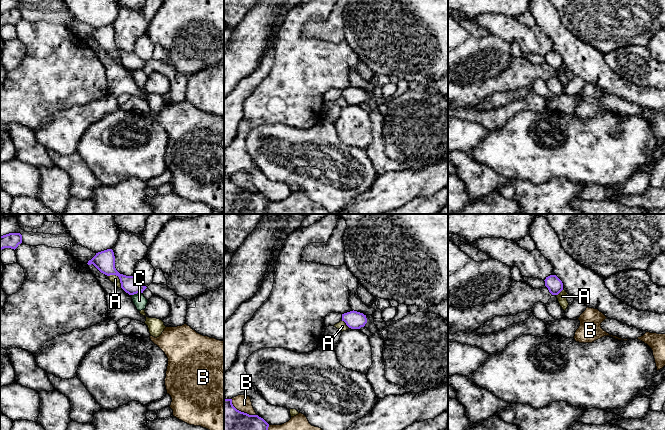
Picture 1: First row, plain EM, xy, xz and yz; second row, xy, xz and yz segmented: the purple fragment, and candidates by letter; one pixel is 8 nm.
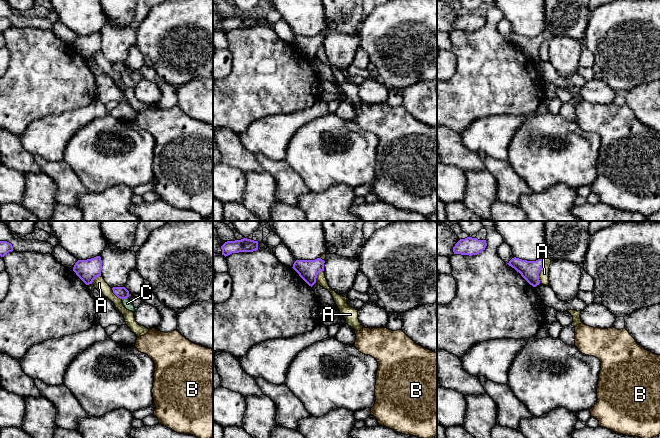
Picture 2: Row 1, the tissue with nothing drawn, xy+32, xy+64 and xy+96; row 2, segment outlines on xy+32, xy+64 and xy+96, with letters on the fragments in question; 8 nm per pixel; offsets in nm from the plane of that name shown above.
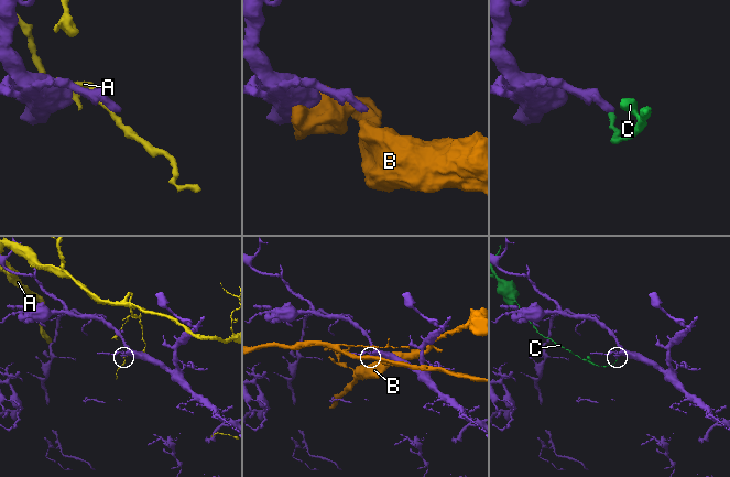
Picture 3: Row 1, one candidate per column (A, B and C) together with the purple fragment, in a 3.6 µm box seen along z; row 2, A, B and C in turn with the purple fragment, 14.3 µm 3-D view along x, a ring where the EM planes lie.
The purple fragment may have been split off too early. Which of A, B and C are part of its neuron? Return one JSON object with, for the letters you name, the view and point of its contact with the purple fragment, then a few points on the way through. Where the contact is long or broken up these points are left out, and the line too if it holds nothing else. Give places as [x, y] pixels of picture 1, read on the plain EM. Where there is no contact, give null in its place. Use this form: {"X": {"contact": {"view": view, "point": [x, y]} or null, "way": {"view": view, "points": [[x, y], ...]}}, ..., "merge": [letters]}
{"merge": []}

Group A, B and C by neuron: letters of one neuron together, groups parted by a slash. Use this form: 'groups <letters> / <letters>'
groups A / B / C

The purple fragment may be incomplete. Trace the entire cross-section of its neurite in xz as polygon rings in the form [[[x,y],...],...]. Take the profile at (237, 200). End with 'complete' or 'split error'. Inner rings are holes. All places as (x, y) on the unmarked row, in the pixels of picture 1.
[[[224,175],[224,214],[264,214],[269,200],[258,191],[249,191],[237,186],[232,175]]]; complete

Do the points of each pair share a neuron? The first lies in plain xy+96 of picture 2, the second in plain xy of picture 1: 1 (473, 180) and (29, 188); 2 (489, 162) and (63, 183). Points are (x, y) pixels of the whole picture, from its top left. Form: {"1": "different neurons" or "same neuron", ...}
{"1": "different neurons", "2": "different neurons"}

